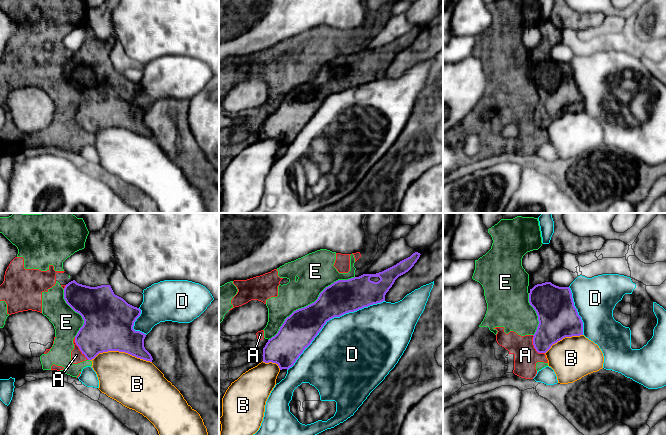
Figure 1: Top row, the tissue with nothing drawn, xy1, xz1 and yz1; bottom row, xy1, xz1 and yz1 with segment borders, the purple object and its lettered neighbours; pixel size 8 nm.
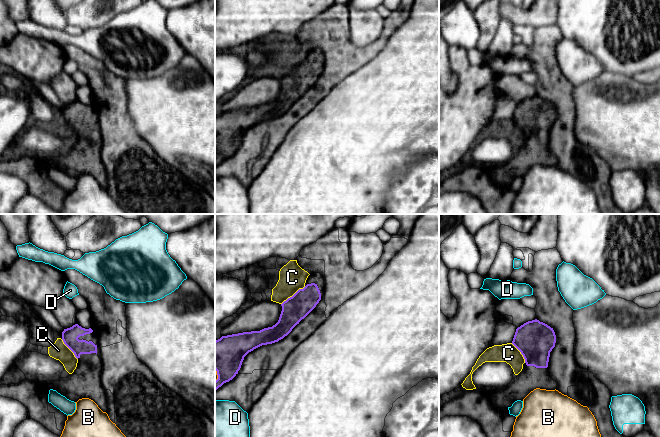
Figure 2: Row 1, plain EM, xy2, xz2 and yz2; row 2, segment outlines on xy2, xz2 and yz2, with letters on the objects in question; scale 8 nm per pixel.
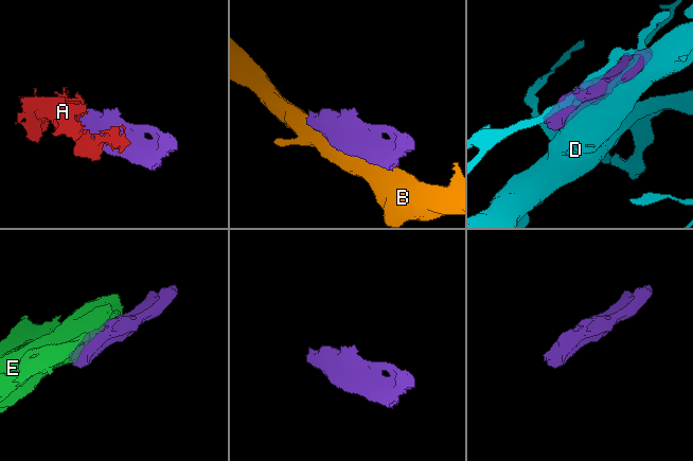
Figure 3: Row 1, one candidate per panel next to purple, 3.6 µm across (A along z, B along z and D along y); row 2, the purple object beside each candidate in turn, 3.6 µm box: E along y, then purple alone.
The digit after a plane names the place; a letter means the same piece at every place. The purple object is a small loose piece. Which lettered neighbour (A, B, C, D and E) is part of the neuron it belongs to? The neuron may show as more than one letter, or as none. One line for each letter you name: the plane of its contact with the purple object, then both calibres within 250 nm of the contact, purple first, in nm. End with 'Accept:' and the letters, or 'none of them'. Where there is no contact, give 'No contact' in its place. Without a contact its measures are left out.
Accept: none of them

